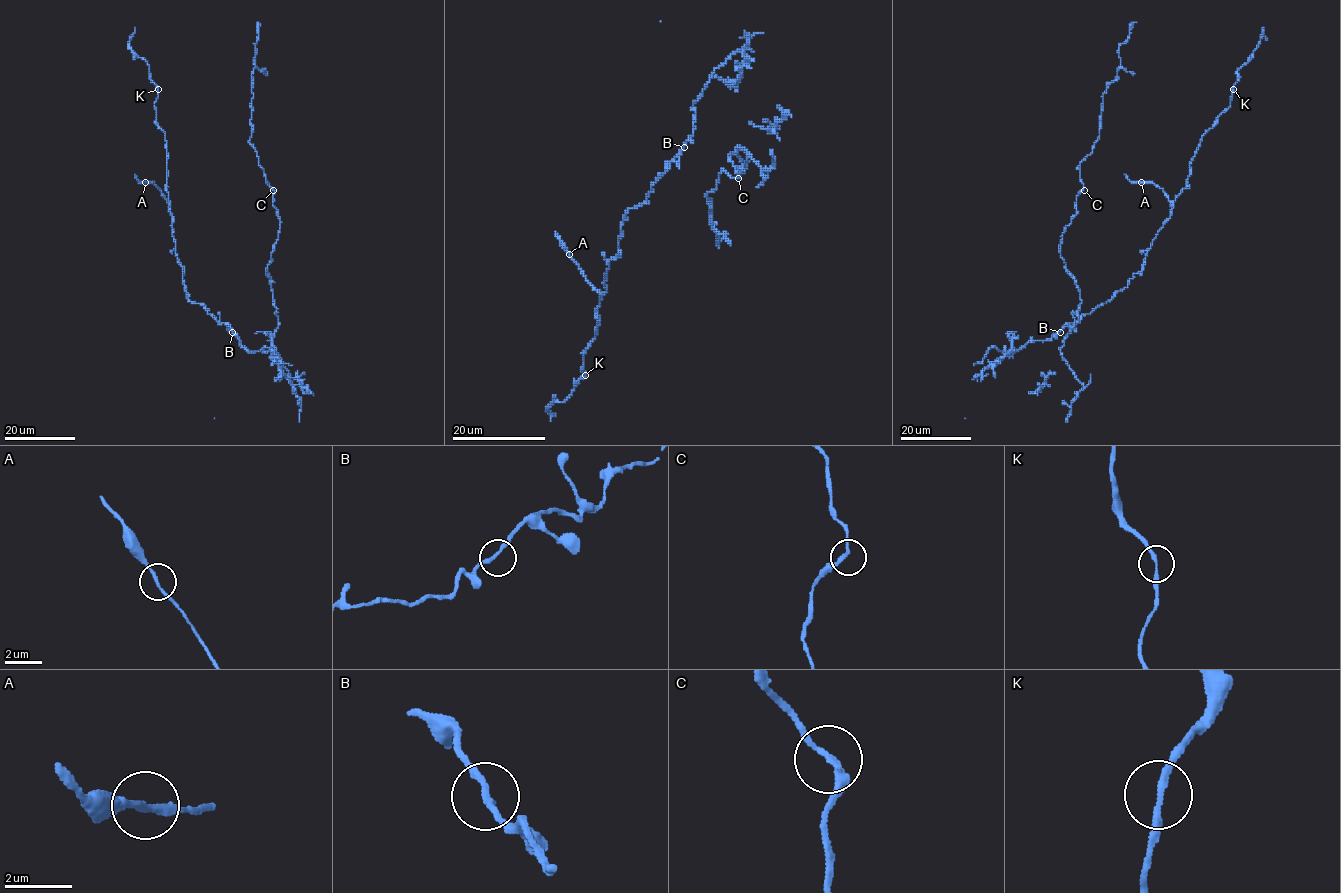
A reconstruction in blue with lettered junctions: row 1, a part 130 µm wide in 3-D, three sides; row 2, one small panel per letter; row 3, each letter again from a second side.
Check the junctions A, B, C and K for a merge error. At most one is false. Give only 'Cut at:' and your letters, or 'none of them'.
Cut at: none of them

